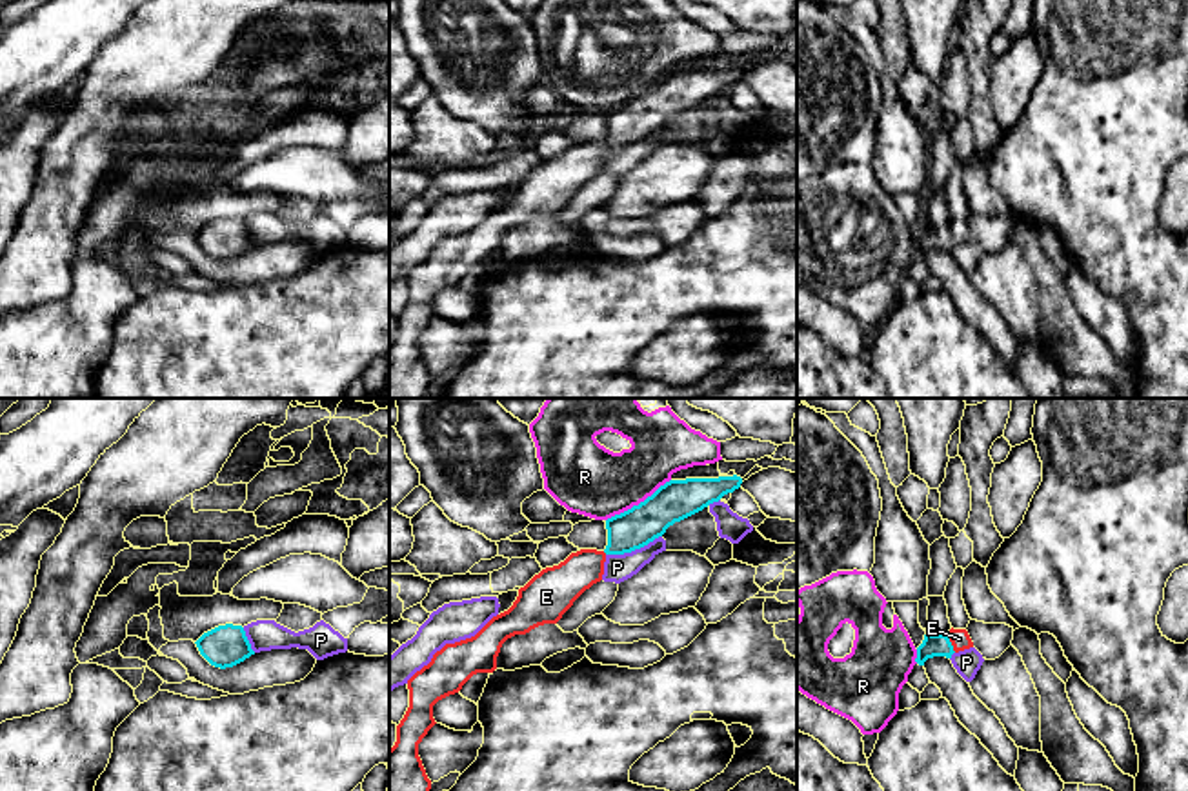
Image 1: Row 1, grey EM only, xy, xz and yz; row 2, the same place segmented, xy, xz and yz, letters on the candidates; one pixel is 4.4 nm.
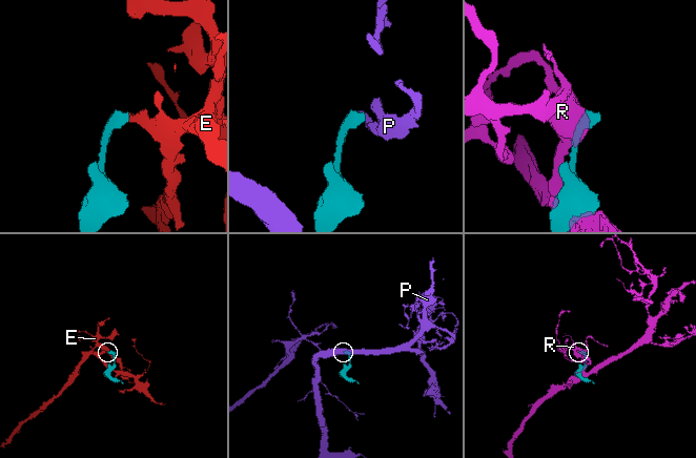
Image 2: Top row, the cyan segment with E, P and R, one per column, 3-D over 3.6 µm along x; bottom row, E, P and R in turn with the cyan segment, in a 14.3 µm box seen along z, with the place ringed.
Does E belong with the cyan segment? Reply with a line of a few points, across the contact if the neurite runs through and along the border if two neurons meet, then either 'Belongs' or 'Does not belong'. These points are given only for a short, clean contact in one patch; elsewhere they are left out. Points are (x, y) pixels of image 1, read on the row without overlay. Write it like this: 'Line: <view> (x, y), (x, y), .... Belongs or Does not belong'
Line: yz (932, 239), (950, 237), (959, 231). Belongs

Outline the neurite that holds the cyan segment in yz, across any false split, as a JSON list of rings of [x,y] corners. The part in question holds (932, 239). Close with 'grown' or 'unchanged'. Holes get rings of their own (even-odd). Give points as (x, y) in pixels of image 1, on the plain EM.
[[[950,222],[948,227],[931,227],[926,224],[922,236],[917,240],[915,255],[924,258],[928,251],[946,249],[973,240],[966,222]]]; grown

